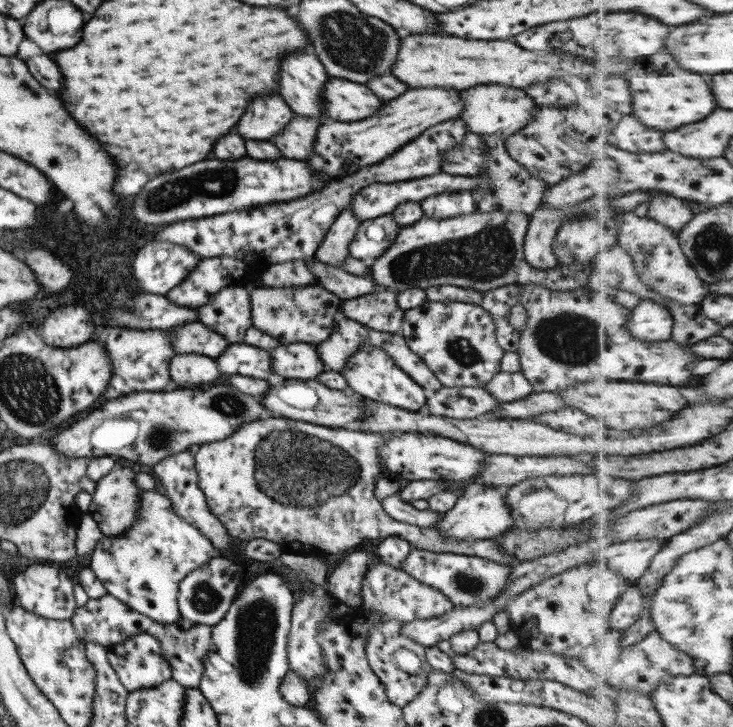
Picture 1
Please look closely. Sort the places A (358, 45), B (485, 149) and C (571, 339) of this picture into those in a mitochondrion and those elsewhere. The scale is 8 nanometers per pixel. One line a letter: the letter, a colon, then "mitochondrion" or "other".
A: mitochondrion
B: other
C: mitochondrion

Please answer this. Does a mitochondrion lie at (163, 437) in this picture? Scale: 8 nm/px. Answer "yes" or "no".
yes

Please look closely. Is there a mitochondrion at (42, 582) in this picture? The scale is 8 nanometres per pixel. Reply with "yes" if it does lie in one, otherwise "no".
no

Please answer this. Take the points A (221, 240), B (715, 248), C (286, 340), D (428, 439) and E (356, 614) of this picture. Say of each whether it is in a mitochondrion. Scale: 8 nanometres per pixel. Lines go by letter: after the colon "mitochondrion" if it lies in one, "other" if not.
A: other
B: mitochondrion
C: other
D: other
E: other

